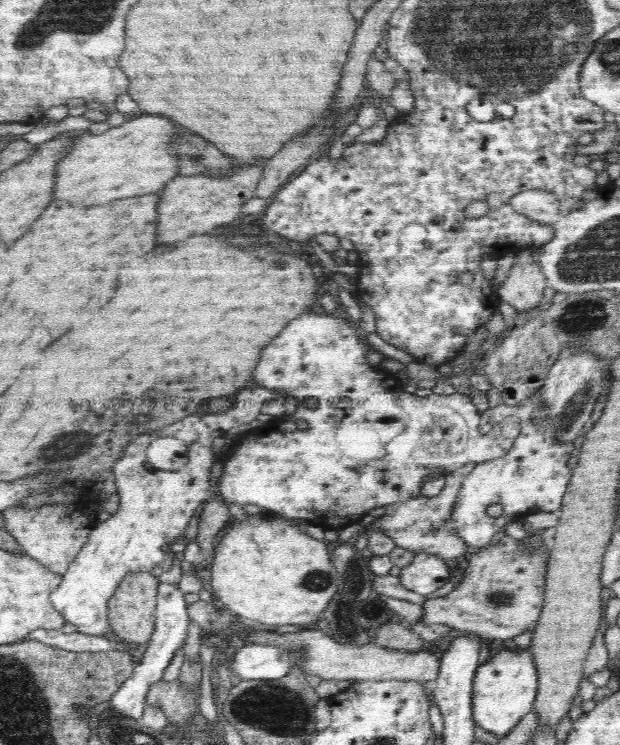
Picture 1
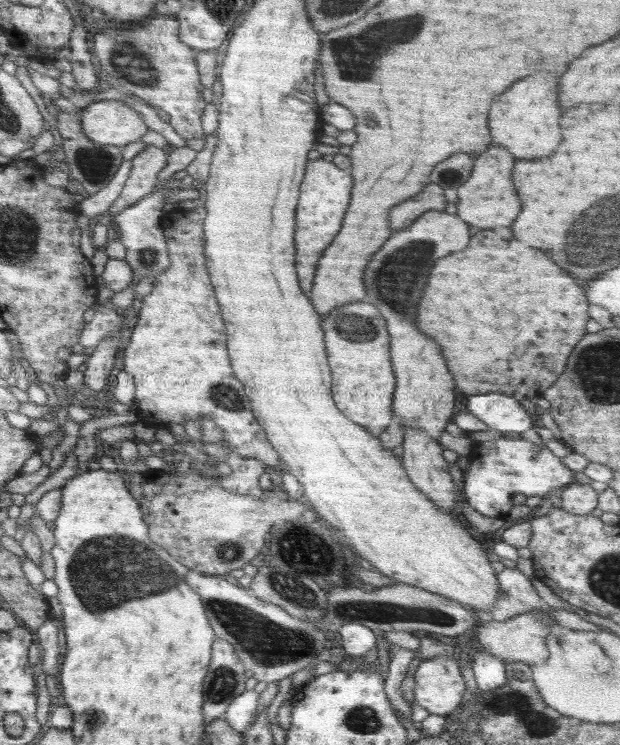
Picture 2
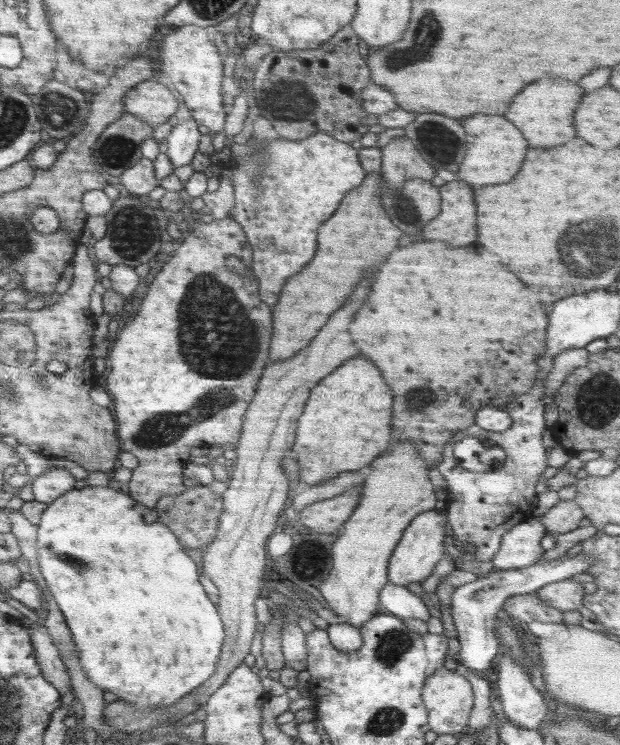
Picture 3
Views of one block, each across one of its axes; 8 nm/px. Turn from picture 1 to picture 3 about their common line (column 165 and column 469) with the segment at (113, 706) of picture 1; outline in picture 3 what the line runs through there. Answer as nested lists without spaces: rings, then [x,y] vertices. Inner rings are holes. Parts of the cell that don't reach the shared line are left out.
[[[584,553],[572,557],[564,554],[554,560],[534,563],[523,568],[492,570],[477,580],[456,588],[451,595],[451,615],[454,626],[458,630],[457,640],[461,645],[458,654],[459,664],[470,673],[485,678],[486,670],[490,668],[494,657],[498,654],[499,643],[495,636],[494,621],[496,621],[496,614],[502,608],[505,600],[515,594],[537,591],[542,586],[554,581],[570,579],[577,574],[584,573],[584,570],[592,564],[594,564],[594,559]]]

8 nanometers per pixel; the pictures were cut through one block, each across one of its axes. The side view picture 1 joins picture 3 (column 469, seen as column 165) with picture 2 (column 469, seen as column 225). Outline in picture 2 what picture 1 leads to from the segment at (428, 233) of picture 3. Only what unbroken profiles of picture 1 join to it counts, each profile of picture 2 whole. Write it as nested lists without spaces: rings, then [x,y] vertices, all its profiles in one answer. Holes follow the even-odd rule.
[[[488,148],[486,152],[482,152],[475,160],[469,180],[457,189],[456,215],[464,222],[482,230],[496,226],[510,226],[520,212],[520,200],[510,180],[512,166],[514,158],[504,148]]]

